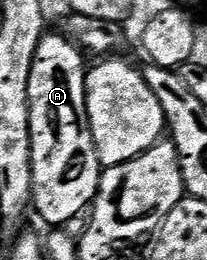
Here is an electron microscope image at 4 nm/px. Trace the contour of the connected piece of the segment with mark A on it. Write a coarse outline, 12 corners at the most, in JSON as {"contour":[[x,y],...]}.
{"contour":[[45,33],[30,70],[32,206],[71,223],[100,191],[85,55]]}

